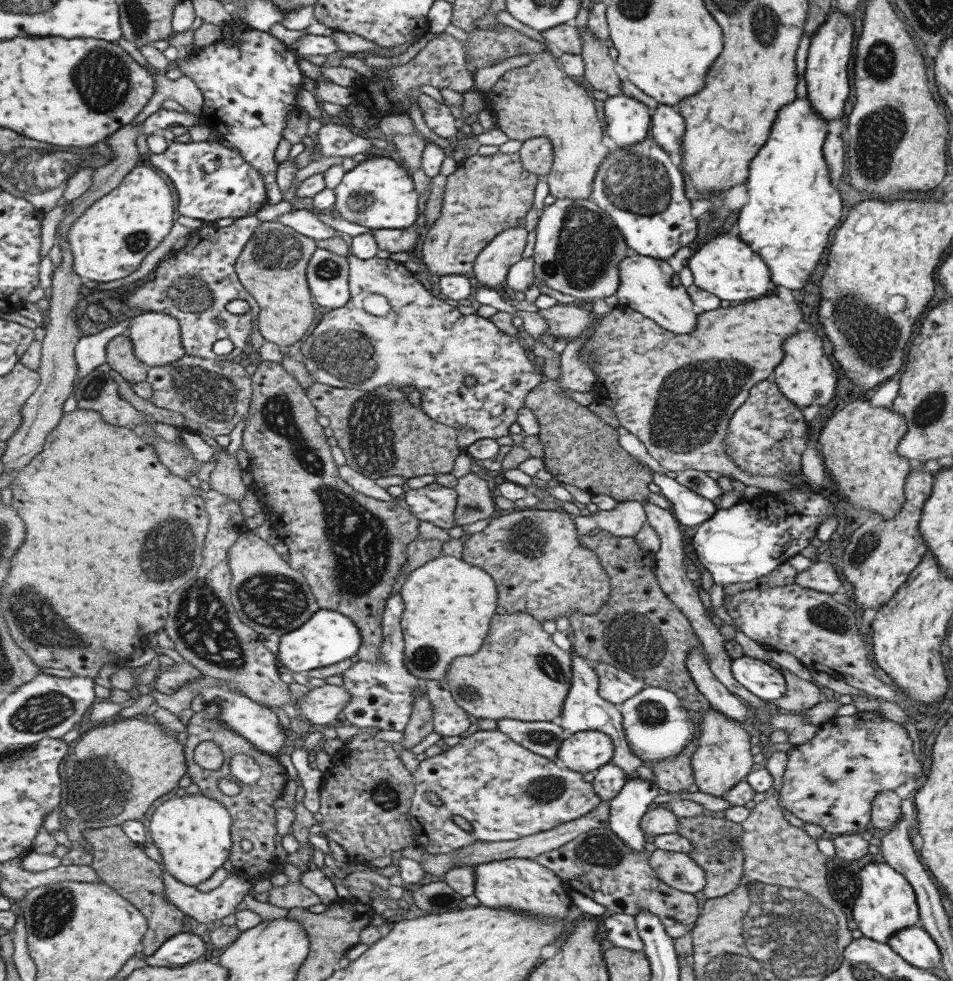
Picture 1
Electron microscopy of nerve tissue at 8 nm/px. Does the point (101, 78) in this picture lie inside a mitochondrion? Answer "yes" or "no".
yes

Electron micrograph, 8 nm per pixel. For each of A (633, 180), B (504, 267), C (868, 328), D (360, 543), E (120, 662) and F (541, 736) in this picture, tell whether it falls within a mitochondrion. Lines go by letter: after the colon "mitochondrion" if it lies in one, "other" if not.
A: mitochondrion
B: other
C: mitochondrion
D: mitochondrion
E: other
F: mitochondrion

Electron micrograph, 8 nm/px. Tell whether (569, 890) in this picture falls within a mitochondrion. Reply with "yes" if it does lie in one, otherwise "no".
no

